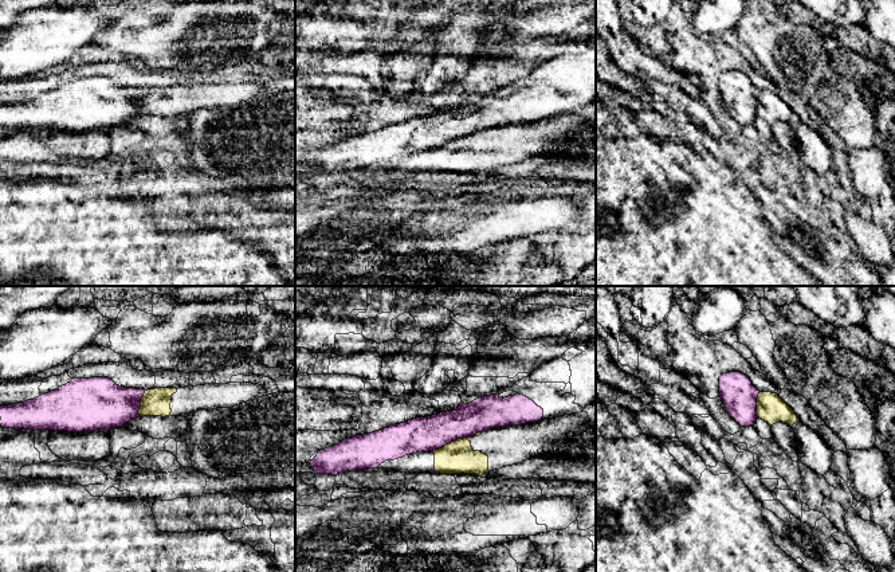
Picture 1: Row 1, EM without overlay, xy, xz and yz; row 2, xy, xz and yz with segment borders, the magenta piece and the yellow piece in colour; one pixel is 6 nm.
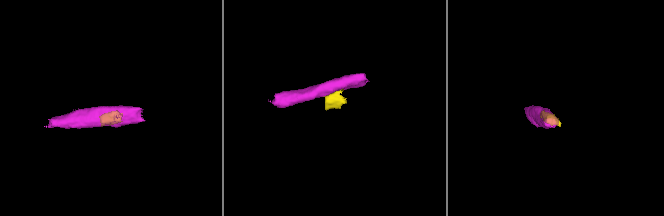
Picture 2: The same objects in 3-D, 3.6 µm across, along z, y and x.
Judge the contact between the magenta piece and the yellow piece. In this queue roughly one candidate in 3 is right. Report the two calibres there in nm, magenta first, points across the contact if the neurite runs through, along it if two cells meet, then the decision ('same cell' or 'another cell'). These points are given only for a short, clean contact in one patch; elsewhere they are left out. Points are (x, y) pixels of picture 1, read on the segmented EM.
200 nm thick on the magenta side, 200 nm on the other; border along xz (481, 431), (451, 441), (432, 451); another cell

